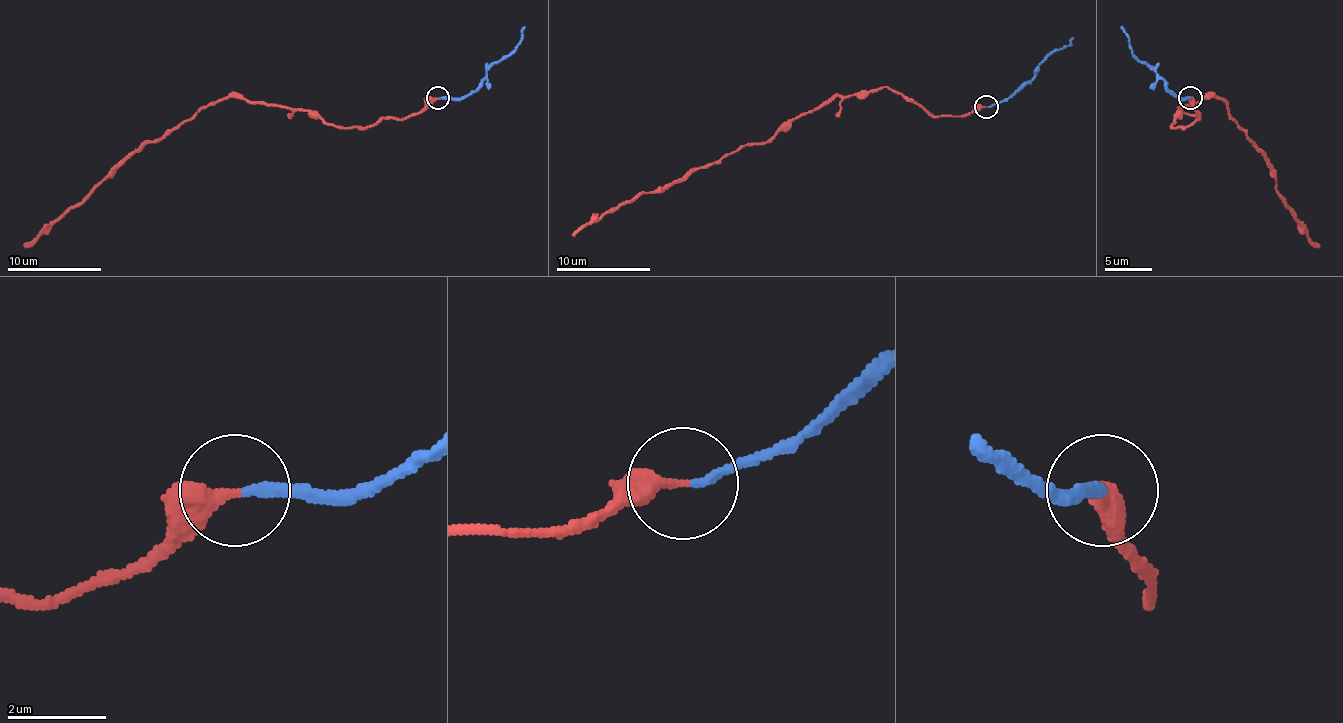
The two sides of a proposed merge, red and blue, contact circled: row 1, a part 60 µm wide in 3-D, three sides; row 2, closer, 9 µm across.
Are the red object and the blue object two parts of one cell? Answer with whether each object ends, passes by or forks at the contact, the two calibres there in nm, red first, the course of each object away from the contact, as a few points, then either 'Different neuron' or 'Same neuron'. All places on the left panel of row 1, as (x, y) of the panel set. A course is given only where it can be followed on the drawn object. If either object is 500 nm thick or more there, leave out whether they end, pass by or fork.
At the ring red ends. At the ring blue ends. Thickness 380 nm (red) against 180 nm. Course of red: (437, 97), (416, 114), (366, 128), (338, 128), (305, 111), (223, 97), (157, 139), (145, 139), (23, 245). Course of blue: (439, 97), (467, 97), (486, 71), (521, 38), (524, 27). Same neuron

